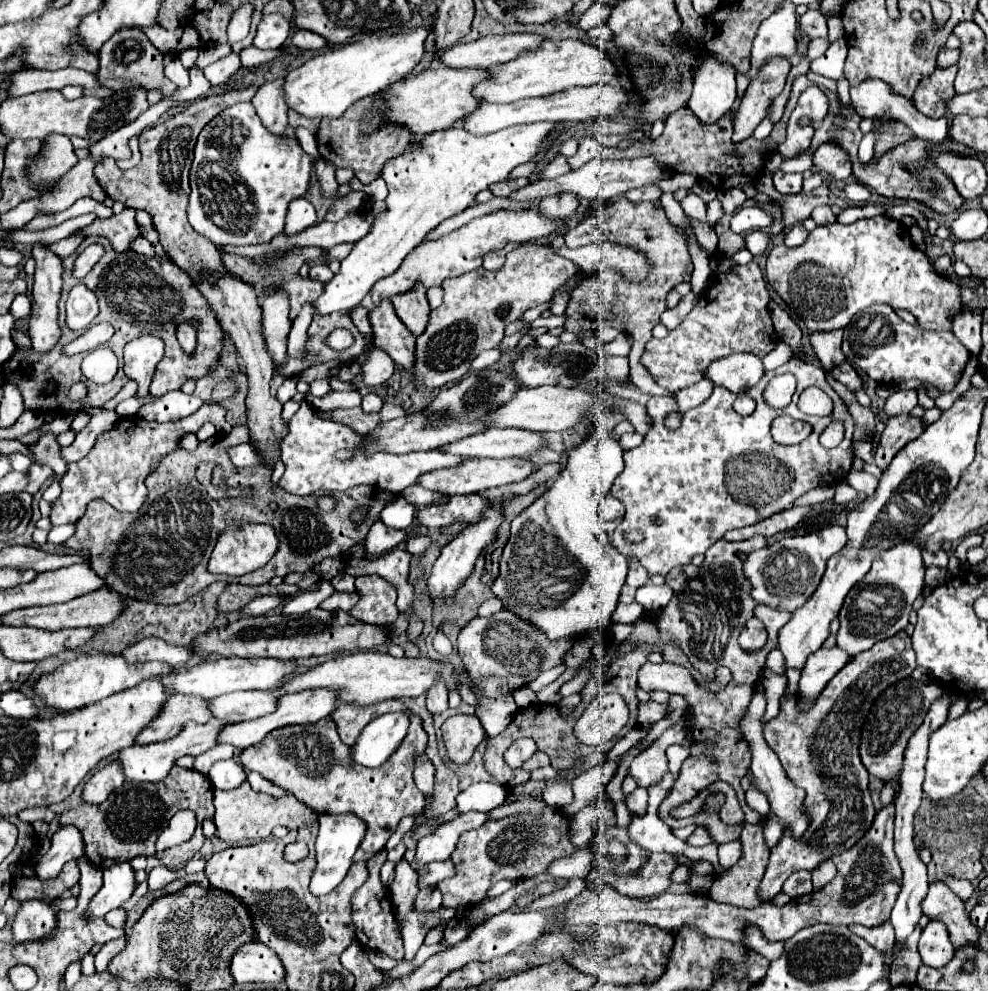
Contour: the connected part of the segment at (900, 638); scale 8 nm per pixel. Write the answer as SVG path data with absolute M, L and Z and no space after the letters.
M900 631L886 641L878 641L874 649L854 655L826 685L822 697L818 697L818 705L814 705L806 717L798 717L798 725L792 723L794 695L782 697L782 713L766 723L764 737L770 749L778 755L790 781L806 791L802 809L810 817L810 825L800 837L794 837L790 829L786 829L778 845L772 849L766 875L760 883L762 901L768 903L782 889L782 883L790 877L790 873L798 869L814 871L836 853L856 845L872 827L876 811L870 801L868 771L860 761L862 725L882 691L902 679L908 679L914 669L916 661L910 635Z

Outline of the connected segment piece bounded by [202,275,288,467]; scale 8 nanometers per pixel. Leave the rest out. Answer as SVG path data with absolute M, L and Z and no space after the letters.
M228 275L214 279L212 285L202 283L202 293L208 299L210 307L214 307L214 311L218 313L222 329L230 335L230 339L234 341L234 345L244 361L244 369L248 375L246 417L248 417L250 437L252 437L252 443L260 449L264 465L274 467L274 461L280 457L278 445L280 445L282 437L288 433L288 423L280 417L282 405L270 393L270 385L268 385L270 377L274 375L274 361L270 357L264 329L262 329L262 307L258 303L258 293L250 285L246 285L234 277L228 277Z

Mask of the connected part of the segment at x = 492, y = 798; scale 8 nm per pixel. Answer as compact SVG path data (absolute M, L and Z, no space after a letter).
M474 783L466 791L462 791L456 797L456 809L460 813L470 813L470 811L492 811L504 803L506 797L506 787L498 783Z

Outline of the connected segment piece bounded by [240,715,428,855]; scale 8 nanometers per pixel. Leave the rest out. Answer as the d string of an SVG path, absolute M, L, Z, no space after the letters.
M412 715L408 735L402 745L378 769L360 767L352 759L348 745L340 741L332 717L308 725L286 725L268 733L258 745L240 751L240 765L244 771L258 771L278 787L296 795L308 809L318 815L324 813L354 813L366 823L366 837L360 849L374 855L384 849L390 835L396 831L404 815L418 815L424 809L424 795L412 779L414 755L426 749L426 733L422 721Z

